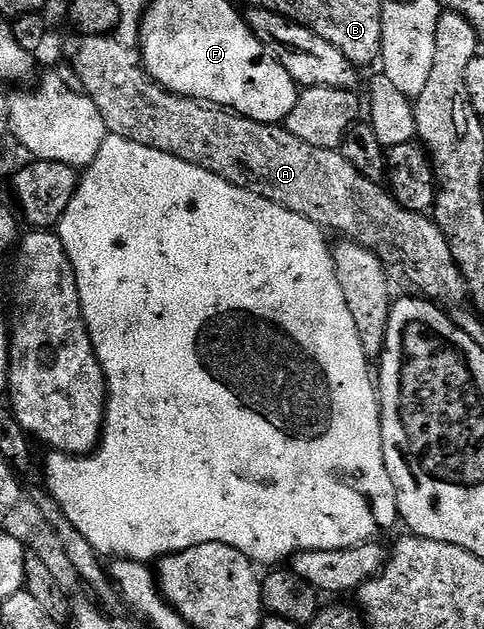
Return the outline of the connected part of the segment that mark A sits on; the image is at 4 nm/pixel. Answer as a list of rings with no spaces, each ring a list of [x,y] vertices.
[[[74,34],[71,37],[66,44],[66,56],[74,63],[81,91],[92,98],[92,102],[96,102],[96,110],[100,110],[100,118],[104,118],[104,126],[110,136],[119,136],[131,144],[148,146],[156,152],[172,154],[175,160],[203,168],[207,174],[219,176],[225,183],[236,186],[241,191],[256,194],[261,200],[276,202],[279,208],[287,208],[296,216],[308,218],[319,229],[339,232],[339,237],[354,240],[363,248],[375,252],[382,263],[391,269],[399,268],[427,300],[446,305],[458,304],[467,299],[464,278],[452,258],[444,234],[433,219],[420,212],[404,210],[404,206],[396,203],[379,181],[360,174],[360,170],[356,170],[356,166],[352,166],[352,162],[344,158],[341,150],[312,146],[289,132],[285,126],[256,122],[216,102],[177,96],[176,93],[161,88],[146,72],[141,51],[132,46],[124,46],[124,42],[113,35]]]

